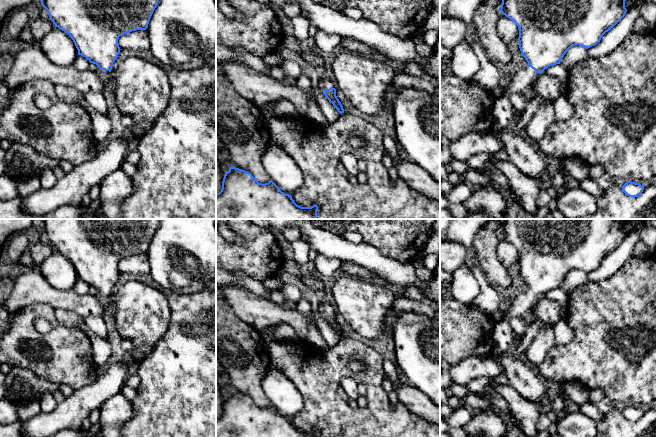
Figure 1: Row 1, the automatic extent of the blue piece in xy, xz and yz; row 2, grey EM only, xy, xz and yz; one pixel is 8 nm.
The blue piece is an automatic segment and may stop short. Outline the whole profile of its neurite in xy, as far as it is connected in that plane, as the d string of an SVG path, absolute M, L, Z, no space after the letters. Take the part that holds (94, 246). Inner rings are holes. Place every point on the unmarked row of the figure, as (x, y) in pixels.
M45 219L41 229L47 234L55 251L71 261L78 279L98 290L100 302L107 307L111 304L112 290L121 274L119 261L132 255L146 254L159 224L160 219Z

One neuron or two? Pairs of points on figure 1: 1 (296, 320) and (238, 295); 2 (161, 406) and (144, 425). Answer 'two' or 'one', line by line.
1: one
2: one

